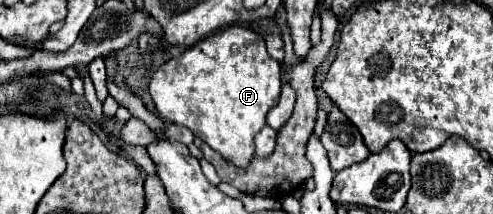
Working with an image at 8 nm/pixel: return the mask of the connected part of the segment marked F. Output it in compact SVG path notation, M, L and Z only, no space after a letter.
M229 26L187 48L181 56L167 60L153 74L149 92L157 112L167 122L189 128L197 138L205 140L223 158L227 158L239 168L245 168L255 154L255 134L265 126L267 112L279 102L281 64L267 54L265 40L257 32L243 26Z

